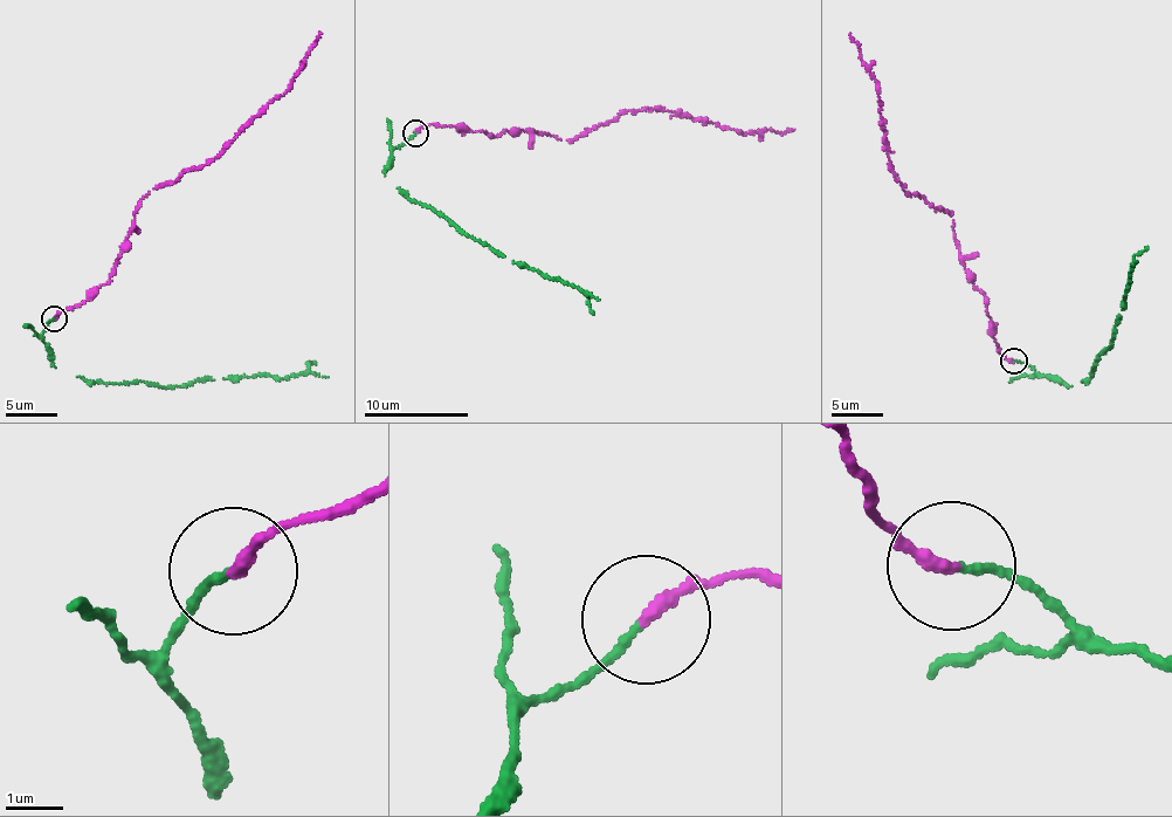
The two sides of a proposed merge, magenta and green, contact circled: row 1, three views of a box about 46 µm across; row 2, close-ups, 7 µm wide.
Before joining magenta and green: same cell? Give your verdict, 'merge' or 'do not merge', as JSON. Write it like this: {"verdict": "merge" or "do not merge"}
{"verdict": "merge"}

